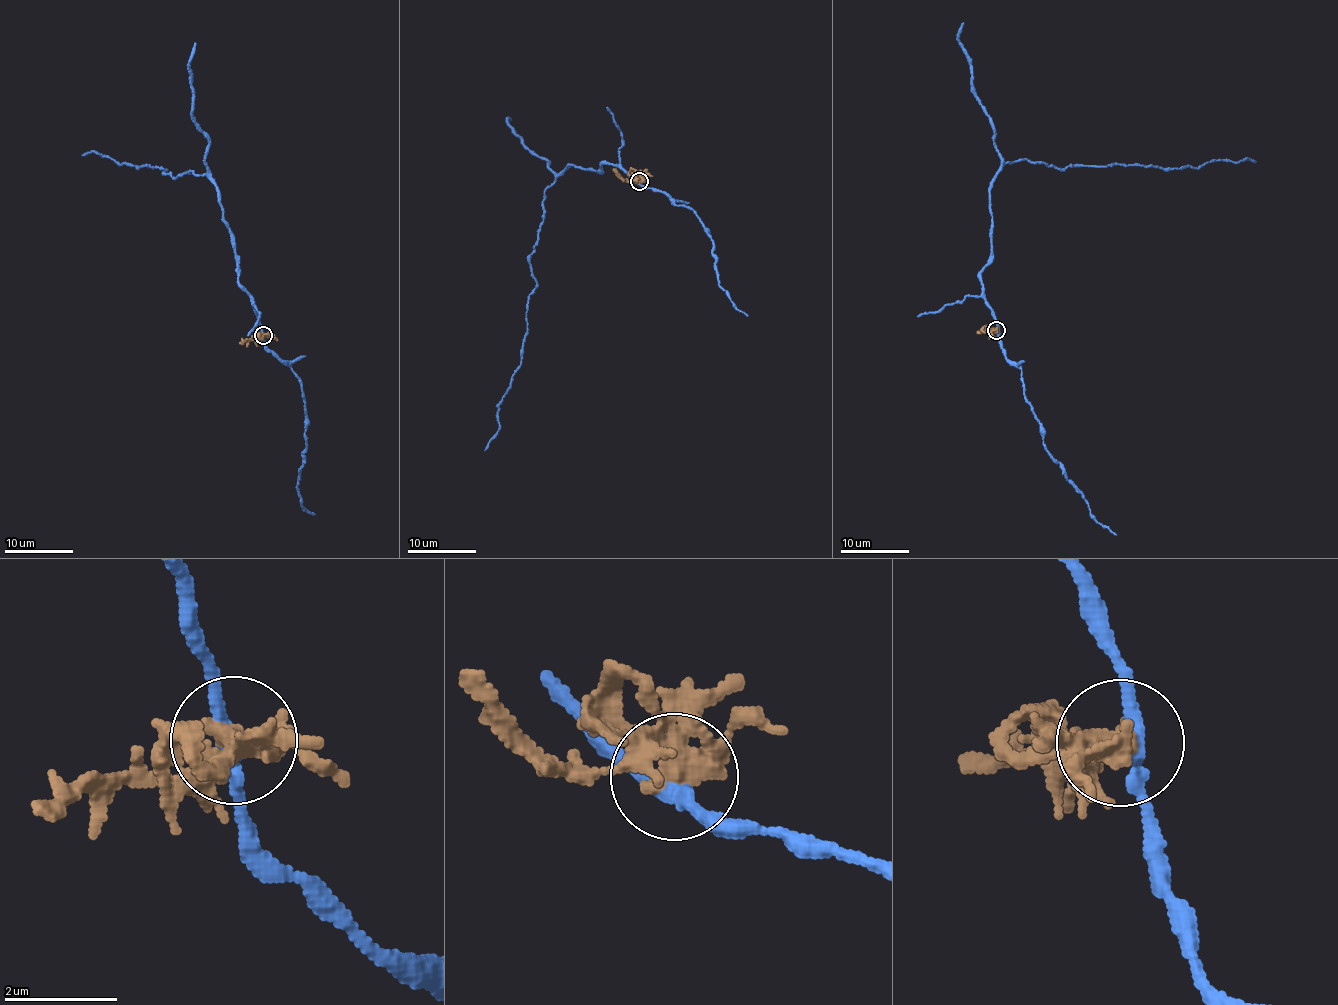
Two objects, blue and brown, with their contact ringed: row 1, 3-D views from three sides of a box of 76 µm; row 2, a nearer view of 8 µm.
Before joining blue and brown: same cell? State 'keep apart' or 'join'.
keep apart

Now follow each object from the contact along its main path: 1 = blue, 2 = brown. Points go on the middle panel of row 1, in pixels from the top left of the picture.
1: (638, 181), (617, 165), (568, 164), (544, 191), (521, 365), (484, 450)
2: (638, 181), (635, 178), (624, 180), (613, 169)

